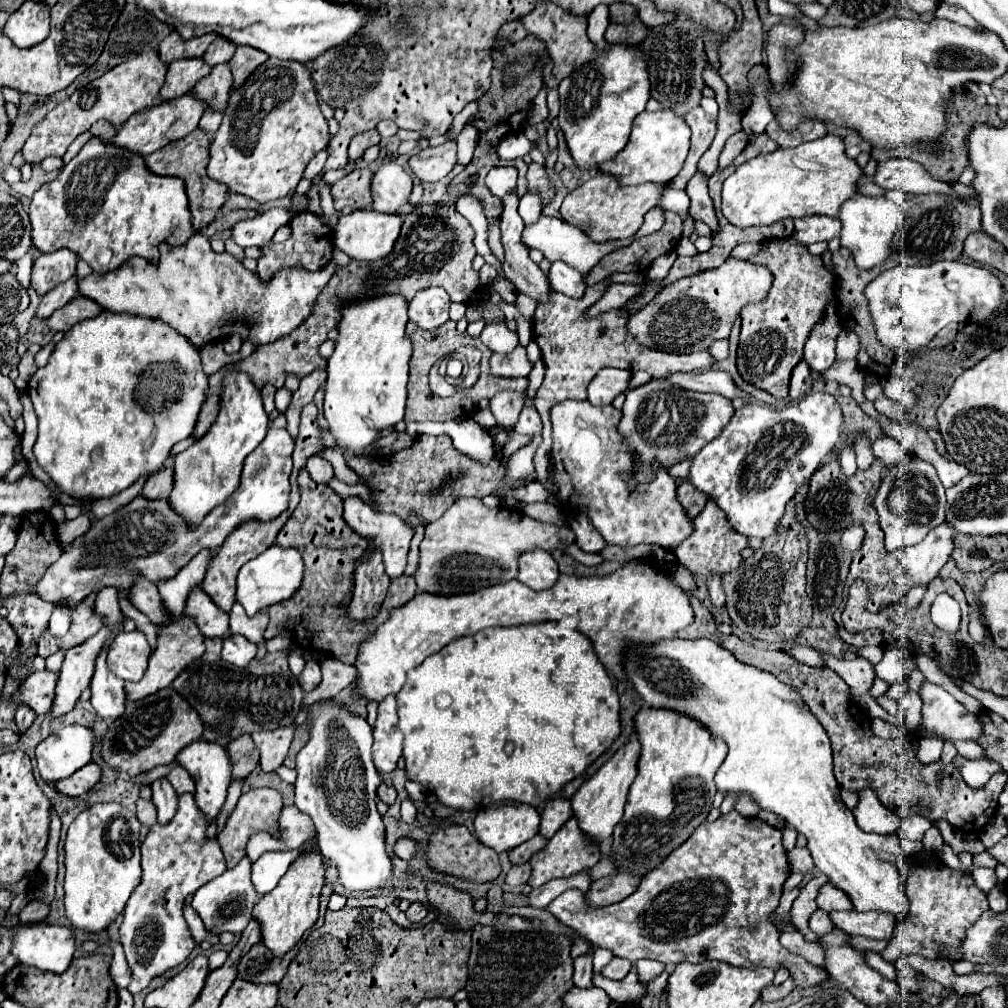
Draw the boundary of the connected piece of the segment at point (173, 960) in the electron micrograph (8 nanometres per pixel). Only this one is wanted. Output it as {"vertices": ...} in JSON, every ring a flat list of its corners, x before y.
{"vertices":[[181,794,179,796,179,810,177,810,173,822,169,822,169,826,155,824,149,830,149,834,141,846,141,868,143,868,141,882,137,884,137,888,133,890,133,894,125,906,123,924,119,926,121,944,125,950,127,964,131,968,131,984,127,986,127,990,131,994,141,992,143,988,149,986,151,980,163,976,167,970,185,962,187,956,195,948,195,940,193,940,193,936,187,928,187,922,183,918,183,902,189,894,195,894,197,888,201,888,203,884,211,882,213,878,221,876,227,870,223,852,221,852,217,840,207,840,205,830,207,830,207,818,197,810,193,794]]}

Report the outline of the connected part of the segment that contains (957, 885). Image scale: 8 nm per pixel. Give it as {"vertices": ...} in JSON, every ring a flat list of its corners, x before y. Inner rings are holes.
{"vertices":[[931,854,925,866,909,874,905,893,911,906,907,920,897,924,889,946,881,952,881,958,891,964,905,954,919,954,929,960,939,960,937,946,941,946,941,942,945,942,945,946,957,946,957,942,965,938,965,930,973,926,973,922,977,922,977,918,989,908,985,892,977,888,973,878,947,868,939,860,935,862,935,854]]}

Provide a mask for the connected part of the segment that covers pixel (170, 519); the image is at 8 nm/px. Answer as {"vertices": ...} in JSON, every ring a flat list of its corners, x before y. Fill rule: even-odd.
{"vertices":[[271,428,265,436,265,440,261,442,261,446,257,446,247,458,245,458,245,466,243,466,243,474,241,474,241,482,239,488,219,506,215,506,197,528,189,528,189,524,173,510,173,506,169,504,169,500,149,500,145,496,135,496,129,504,125,504,123,508,115,510,113,514,99,518,91,524,91,528,83,534,83,544,81,546,73,546,69,550,63,550,61,558,57,562,53,562,47,572,41,576,41,580,33,586,33,592,45,600,51,602,55,606,59,606,63,600,69,604,81,602,83,598,87,598,89,594,97,594,99,590,113,586,115,590,123,592,125,596,129,596,135,576,143,574,149,582,159,584,161,580,169,580,173,578,183,566,187,566,187,562,199,554,201,550,209,550,211,554,217,554,217,550,223,546,225,538,241,524,249,522,249,520,257,520,257,522,271,522,275,520,279,514,283,514,287,510,289,504,289,476,291,476,291,454,293,454,295,442,289,436,289,432,285,428]]}

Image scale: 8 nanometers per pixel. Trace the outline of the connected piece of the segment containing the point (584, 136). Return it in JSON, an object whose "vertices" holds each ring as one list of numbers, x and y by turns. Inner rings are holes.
{"vertices":[[607,6,593,8,587,22,587,36,595,46,595,54,581,68,573,70,571,76,561,80,561,112,557,118,559,126,565,132,569,152,575,164,579,164,581,168,599,166,625,148,631,134,631,124,635,116,645,110,645,104,651,96,649,72,641,48,627,44,609,44,603,36,603,30,609,22]]}

